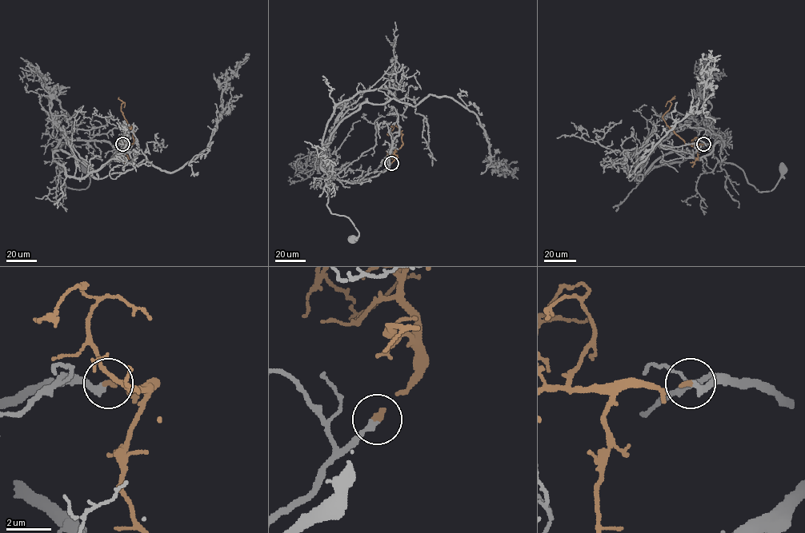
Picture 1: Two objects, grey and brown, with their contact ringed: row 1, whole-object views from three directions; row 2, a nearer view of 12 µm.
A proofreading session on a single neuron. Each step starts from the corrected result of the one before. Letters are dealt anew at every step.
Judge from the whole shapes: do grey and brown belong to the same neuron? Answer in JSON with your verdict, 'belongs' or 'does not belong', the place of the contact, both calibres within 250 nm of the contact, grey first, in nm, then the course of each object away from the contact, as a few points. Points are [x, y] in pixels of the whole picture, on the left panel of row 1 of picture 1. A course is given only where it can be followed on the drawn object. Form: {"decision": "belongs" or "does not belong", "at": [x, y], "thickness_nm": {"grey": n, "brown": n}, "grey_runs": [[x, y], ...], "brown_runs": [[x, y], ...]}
{"decision": "belongs", "at": [122, 144], "thickness_nm": {"grey": 280, "brown": 200}, "grey_runs": [[122, 144], [65, 136], [54, 149], [59, 159], [58, 180], [63, 188], [86, 188], [90, 177], [84, 169]], "brown_runs": [[122, 144], [134, 142], [134, 132], [121, 110], [123, 102], [118, 97]]}

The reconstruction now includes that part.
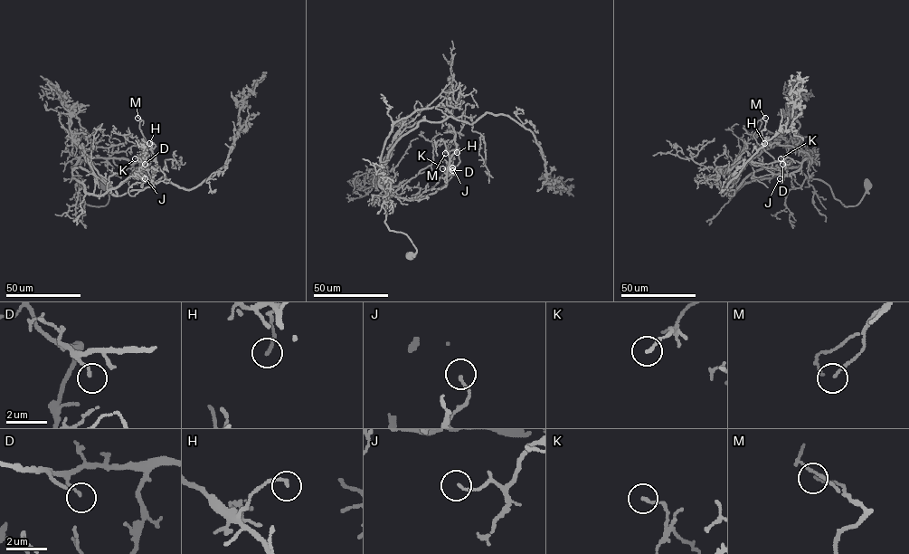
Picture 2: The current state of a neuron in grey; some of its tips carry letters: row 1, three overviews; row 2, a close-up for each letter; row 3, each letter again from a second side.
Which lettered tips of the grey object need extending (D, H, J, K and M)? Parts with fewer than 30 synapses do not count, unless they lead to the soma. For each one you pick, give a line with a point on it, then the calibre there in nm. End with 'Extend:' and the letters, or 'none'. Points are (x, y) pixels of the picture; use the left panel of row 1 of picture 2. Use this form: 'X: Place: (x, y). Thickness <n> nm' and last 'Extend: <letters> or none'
Extend: none

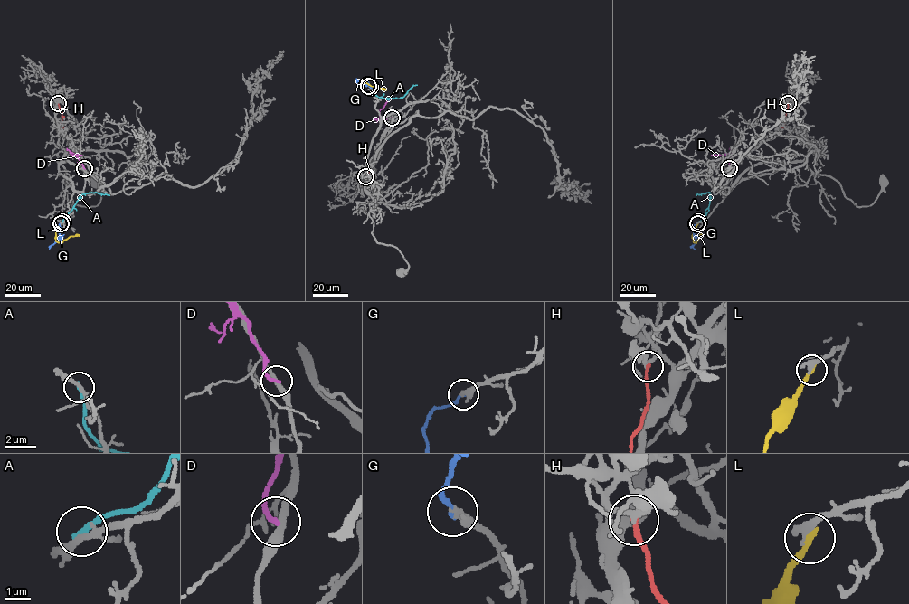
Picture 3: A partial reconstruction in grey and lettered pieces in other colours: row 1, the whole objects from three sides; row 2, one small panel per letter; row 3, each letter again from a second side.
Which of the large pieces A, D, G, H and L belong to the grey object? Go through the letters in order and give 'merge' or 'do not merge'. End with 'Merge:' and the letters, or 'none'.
A: do not merge
D: do not merge
G: do not merge
H: do not merge
L: do not merge
Merge: none

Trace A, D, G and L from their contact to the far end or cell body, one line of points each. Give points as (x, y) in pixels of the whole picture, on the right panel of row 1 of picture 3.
A: (698, 221), (708, 210), (710, 193), (695, 195)
D: (729, 168), (730, 155), (711, 155)
G: (696, 223), (692, 228), (696, 240), (692, 246), (695, 249)
L: (697, 223), (694, 241), (695, 242), (701, 234)

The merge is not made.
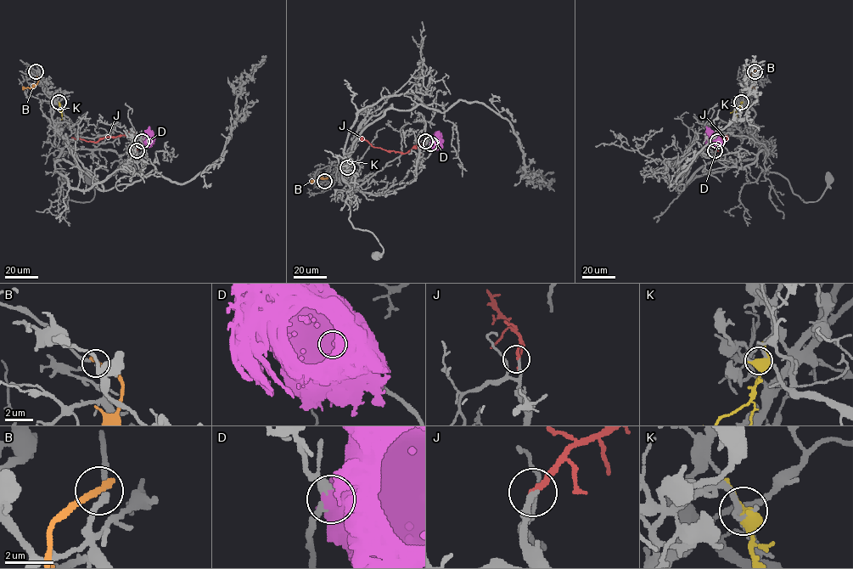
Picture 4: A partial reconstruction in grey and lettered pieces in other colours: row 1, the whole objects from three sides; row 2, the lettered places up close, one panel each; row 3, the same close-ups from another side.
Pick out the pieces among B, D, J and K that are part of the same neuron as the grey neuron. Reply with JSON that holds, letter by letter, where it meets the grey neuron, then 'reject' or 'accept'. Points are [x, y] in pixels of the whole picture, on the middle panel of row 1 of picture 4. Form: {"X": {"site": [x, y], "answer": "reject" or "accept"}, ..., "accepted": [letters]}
{"B": {"site": [324, 181], "answer": "reject"}, "D": {"site": [430, 143], "answer": "reject"}, "J": {"site": [425, 141], "answer": "accept"}, "K": {"site": [347, 167], "answer": "reject"}, "accepted": ["J"]}

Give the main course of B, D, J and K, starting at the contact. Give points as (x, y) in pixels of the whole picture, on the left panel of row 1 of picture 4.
B: (36, 71), (39, 74), (37, 82), (30, 87), (22, 87)
D: (142, 141), (149, 126)
J: (137, 151), (129, 134), (102, 138), (96, 142), (71, 138)
K: (58, 102), (61, 120)

